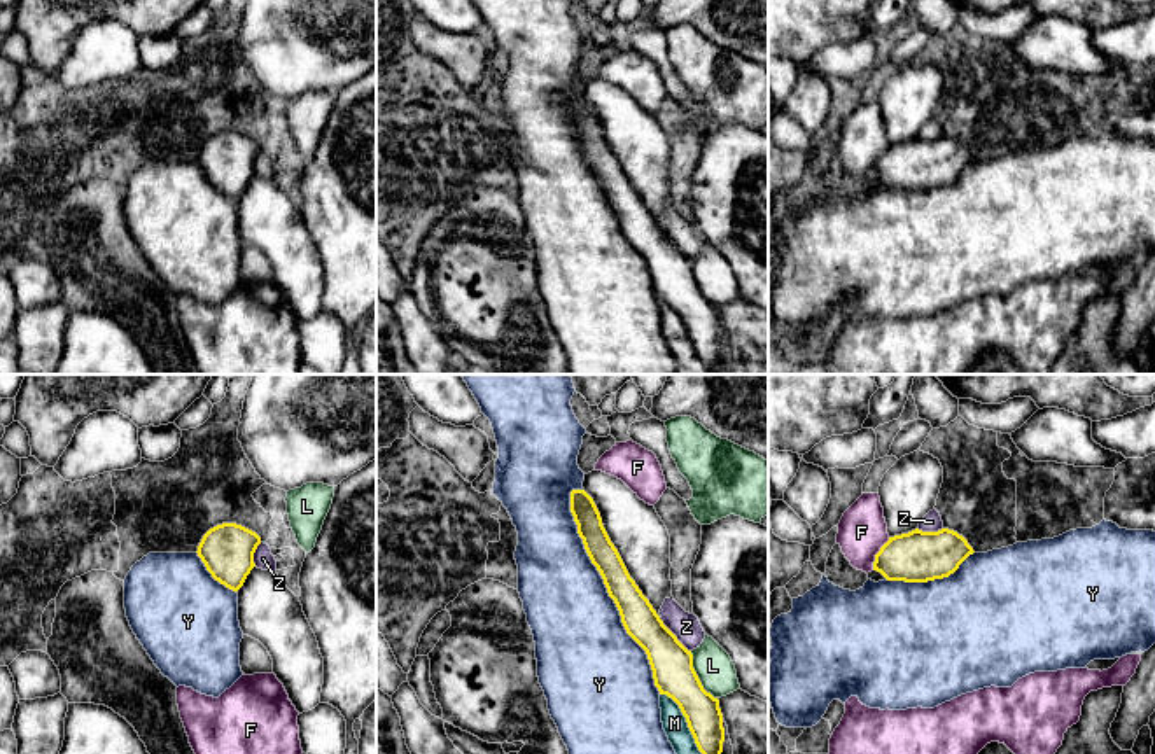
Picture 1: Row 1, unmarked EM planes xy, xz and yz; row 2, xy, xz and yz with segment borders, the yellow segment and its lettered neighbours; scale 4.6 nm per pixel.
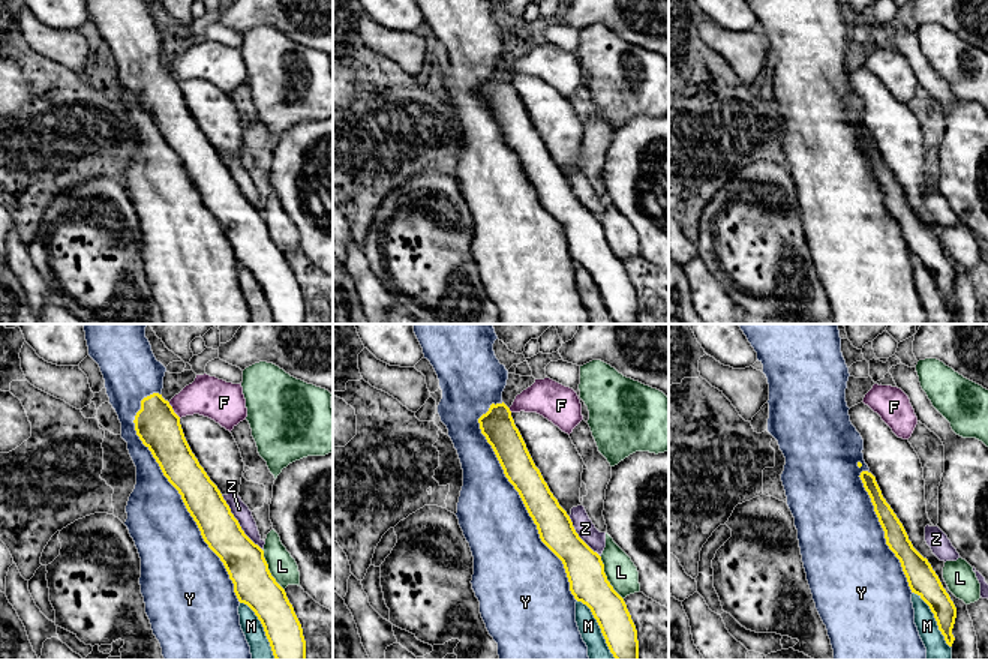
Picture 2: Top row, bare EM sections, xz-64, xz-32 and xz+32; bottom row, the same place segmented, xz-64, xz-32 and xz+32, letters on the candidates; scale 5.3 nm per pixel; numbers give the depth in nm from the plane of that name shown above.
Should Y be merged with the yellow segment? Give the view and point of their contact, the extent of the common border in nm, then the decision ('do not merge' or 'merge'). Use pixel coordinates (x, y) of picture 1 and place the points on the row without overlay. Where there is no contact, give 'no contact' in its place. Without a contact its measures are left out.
meets yellow in xz at (608, 200); contact 1050 nm long; merge

